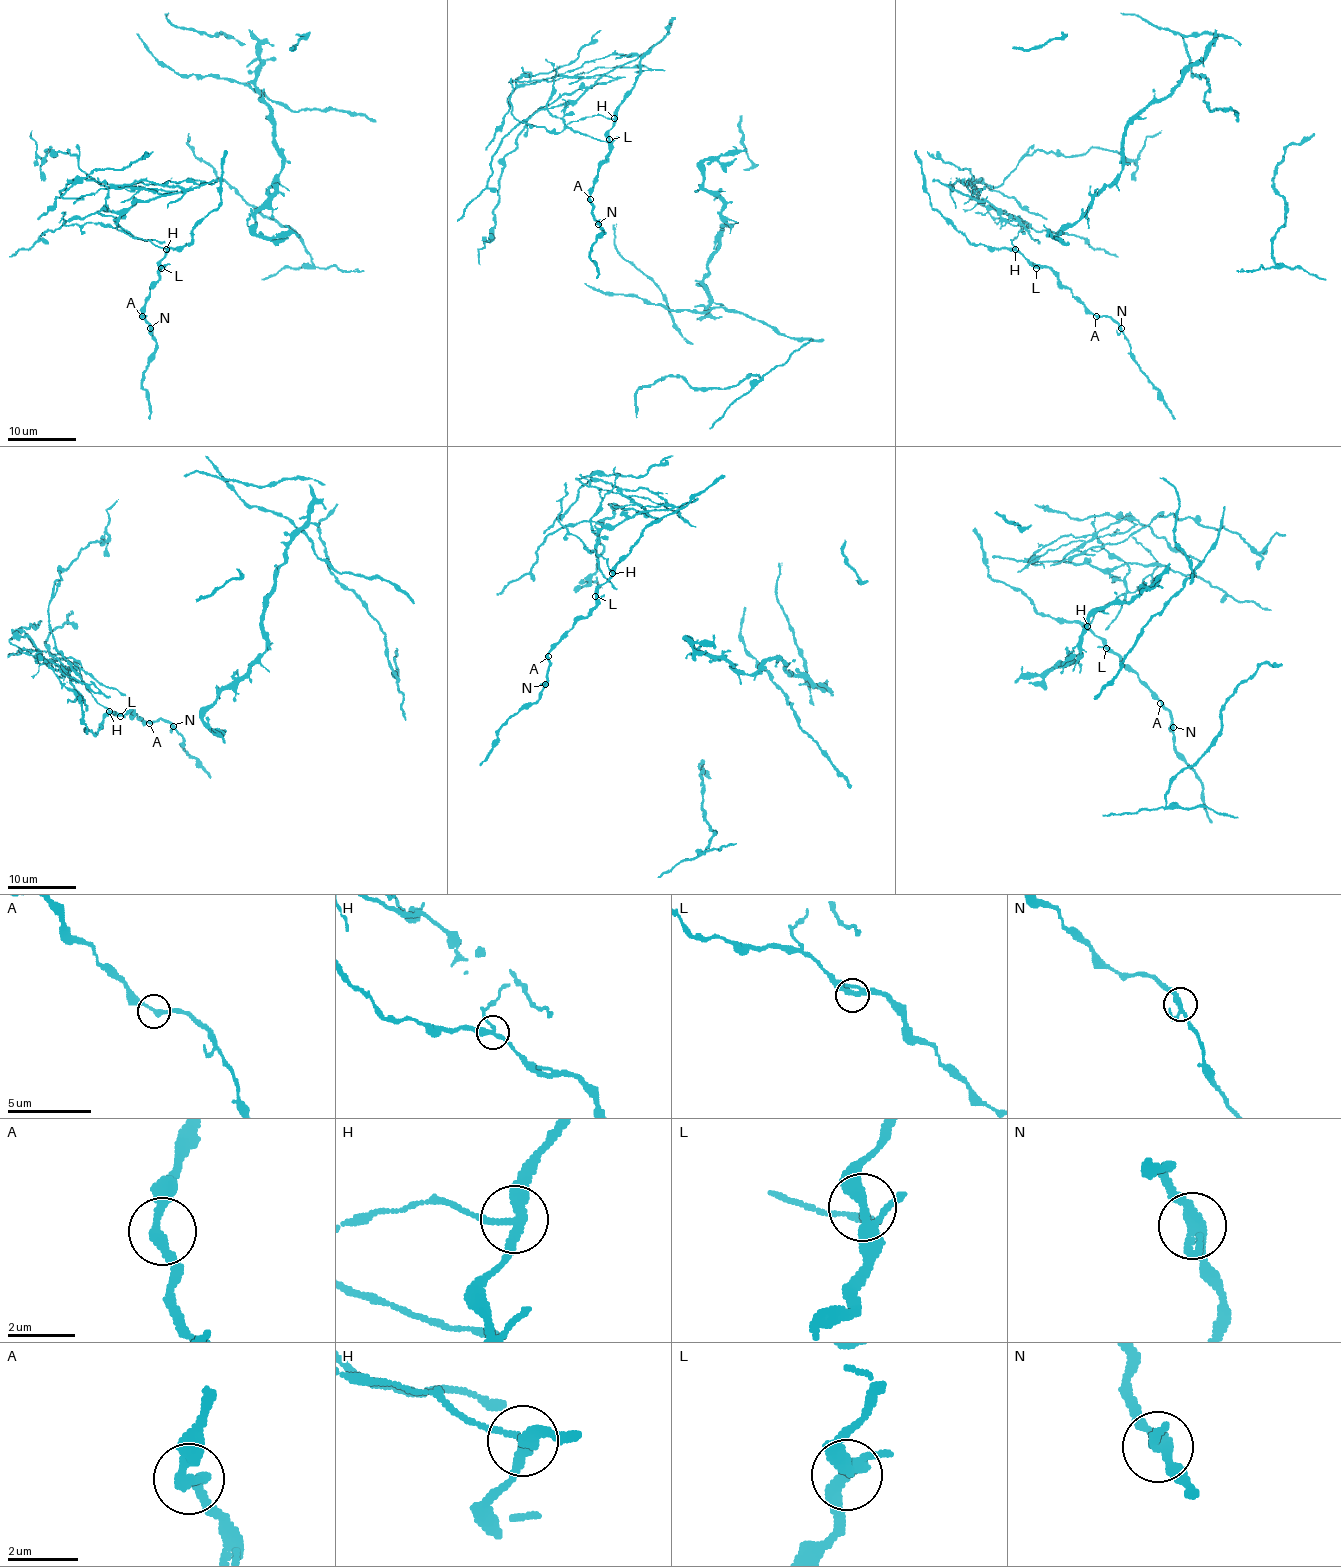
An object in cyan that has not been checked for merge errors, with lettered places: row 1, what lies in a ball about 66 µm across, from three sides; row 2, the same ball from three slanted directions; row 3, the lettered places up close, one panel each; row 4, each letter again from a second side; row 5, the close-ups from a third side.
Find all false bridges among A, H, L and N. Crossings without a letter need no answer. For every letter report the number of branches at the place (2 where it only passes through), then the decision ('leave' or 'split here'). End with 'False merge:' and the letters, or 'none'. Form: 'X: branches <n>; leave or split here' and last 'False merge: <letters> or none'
A: branches 2; leave
H: branches 3; split here
L: branches 3; leave
N: branches 3; leave
False merge: H

